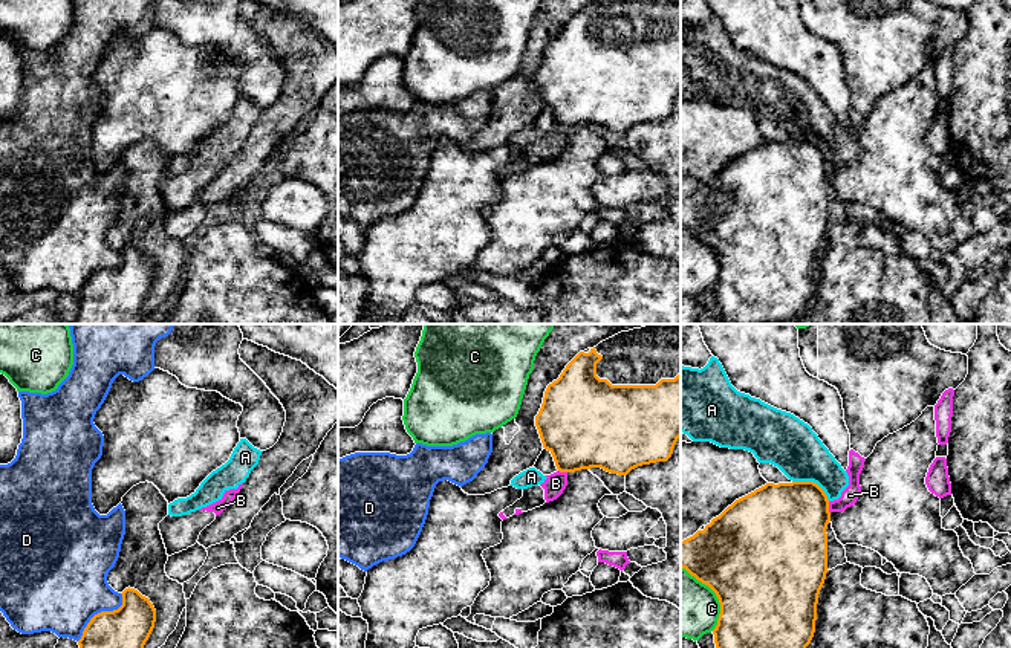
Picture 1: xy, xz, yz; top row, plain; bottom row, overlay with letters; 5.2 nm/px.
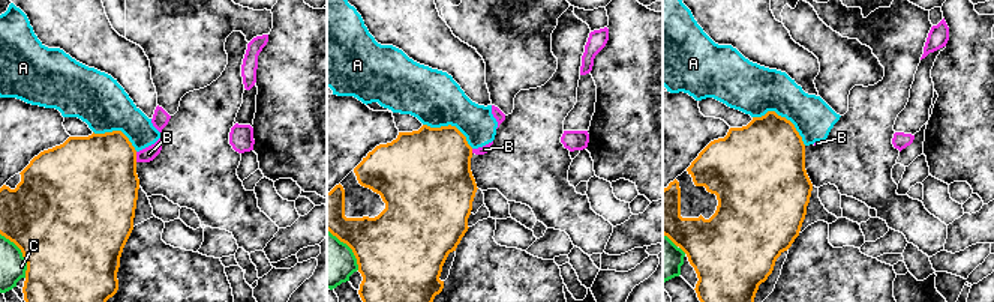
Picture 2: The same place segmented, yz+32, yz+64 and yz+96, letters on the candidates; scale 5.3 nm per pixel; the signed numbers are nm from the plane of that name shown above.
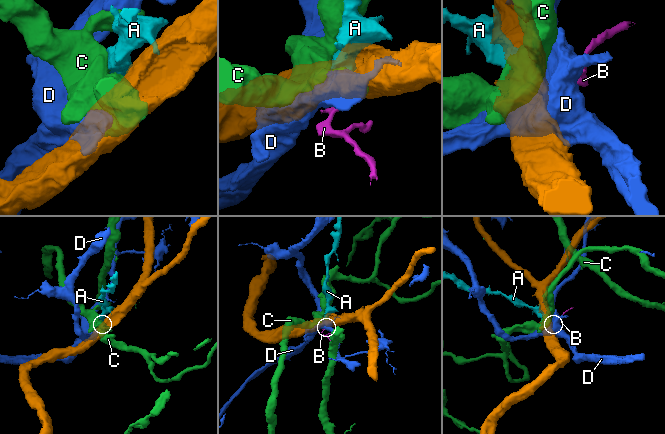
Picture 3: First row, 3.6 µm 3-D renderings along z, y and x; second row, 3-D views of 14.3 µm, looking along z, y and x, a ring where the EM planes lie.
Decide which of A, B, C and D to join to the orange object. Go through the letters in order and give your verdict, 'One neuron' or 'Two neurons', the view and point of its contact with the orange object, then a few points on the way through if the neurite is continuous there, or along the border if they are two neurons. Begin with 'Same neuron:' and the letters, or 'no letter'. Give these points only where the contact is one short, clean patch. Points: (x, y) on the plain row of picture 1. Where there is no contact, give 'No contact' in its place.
Same neuron: no letter
A: Two neurons. Touches orange at yz (812, 139). Boundary: yz (793, 138), (812, 138), (829, 158)
B: Two neurons. Touches orange at yz (828, 165). Boundary: yz (828, 159), (829, 170)
C: Two neurons. Touches orange at yz (716, 252)
D: Two neurons. Touches orange at xy (101, 269)

